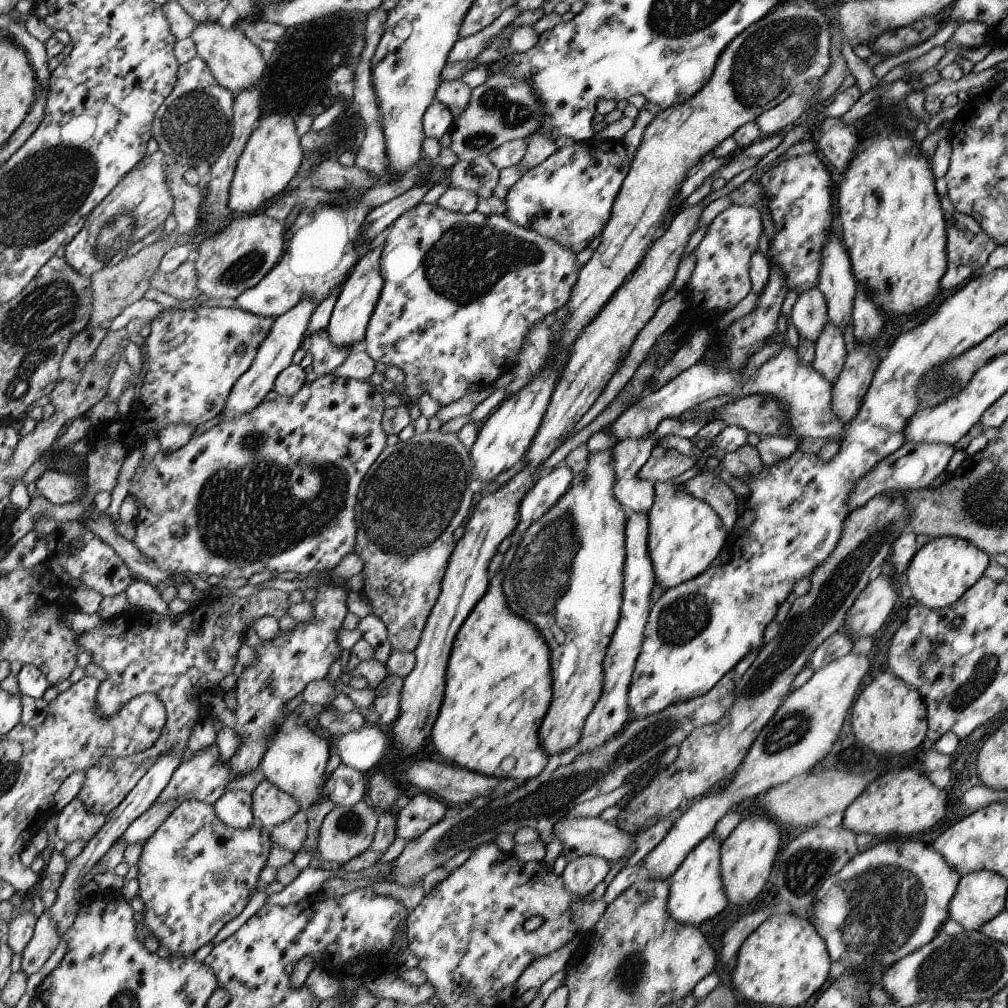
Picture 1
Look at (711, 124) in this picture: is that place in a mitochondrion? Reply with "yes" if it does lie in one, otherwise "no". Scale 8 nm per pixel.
no

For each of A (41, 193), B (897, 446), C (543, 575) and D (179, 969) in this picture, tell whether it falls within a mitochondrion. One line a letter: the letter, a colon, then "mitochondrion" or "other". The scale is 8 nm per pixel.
A: mitochondrion
B: other
C: mitochondrion
D: other

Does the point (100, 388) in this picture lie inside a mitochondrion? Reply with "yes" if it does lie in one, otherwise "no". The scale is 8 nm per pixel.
no

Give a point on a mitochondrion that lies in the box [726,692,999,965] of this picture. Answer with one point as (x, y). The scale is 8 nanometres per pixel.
(802, 870)

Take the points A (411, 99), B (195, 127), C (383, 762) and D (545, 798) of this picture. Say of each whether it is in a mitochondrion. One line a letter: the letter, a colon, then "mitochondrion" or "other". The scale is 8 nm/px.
A: other
B: mitochondrion
C: other
D: mitochondrion

